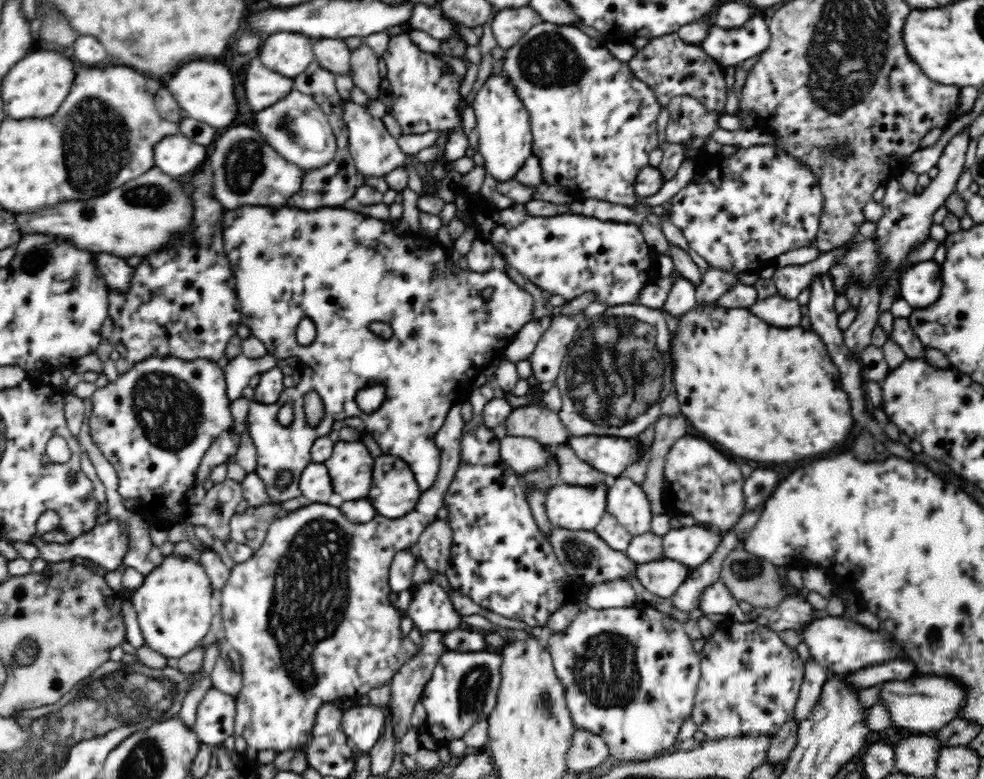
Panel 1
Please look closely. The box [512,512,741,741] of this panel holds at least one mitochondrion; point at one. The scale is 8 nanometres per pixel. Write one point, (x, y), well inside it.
(597, 655)

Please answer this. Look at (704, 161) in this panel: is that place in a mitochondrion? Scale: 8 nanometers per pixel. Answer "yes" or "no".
no

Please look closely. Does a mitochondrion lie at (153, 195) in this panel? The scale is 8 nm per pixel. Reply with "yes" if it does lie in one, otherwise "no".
yes

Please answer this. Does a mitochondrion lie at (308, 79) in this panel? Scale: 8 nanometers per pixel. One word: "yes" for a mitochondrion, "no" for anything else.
no

